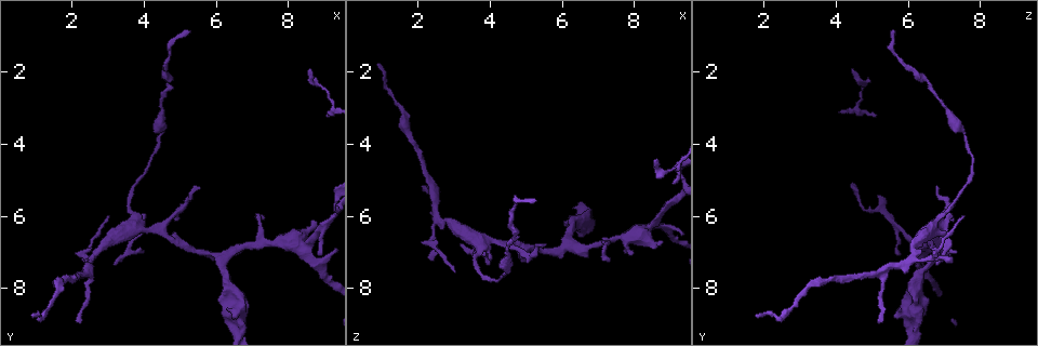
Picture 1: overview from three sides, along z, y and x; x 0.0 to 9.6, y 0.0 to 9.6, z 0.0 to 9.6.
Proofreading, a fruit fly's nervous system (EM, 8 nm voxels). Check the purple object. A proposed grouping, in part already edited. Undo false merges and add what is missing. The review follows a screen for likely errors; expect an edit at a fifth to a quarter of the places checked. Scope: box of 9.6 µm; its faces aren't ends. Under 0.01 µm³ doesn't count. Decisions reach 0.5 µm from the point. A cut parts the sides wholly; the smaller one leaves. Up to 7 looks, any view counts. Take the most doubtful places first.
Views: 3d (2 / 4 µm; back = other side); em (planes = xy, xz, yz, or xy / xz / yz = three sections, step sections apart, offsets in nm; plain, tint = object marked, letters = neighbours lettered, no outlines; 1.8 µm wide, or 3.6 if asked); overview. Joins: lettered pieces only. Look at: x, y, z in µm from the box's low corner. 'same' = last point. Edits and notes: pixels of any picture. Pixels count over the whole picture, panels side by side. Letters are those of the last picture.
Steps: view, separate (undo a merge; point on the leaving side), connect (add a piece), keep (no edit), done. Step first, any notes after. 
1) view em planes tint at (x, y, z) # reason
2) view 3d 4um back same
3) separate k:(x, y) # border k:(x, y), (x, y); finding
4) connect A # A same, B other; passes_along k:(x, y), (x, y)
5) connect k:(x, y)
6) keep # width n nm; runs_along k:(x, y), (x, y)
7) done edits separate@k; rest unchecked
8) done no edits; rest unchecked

view 3d 4um at (5.55, 5.25, 6.80) # tapers out

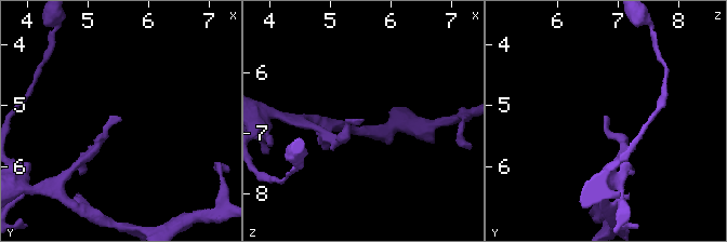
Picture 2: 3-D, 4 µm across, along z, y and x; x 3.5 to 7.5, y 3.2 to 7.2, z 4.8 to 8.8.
view em xy step 4 tint at (5.55, 5.20, 6.85)

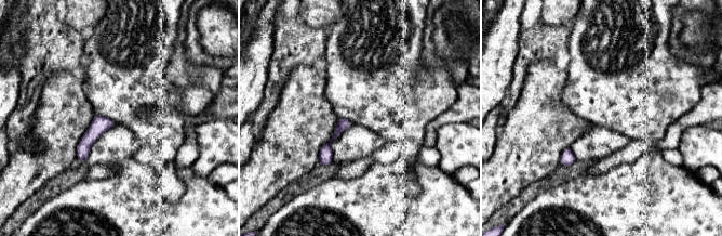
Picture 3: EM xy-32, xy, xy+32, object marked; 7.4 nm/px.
view em planes letters same # another direction

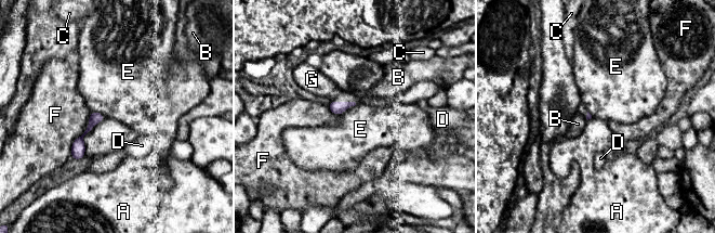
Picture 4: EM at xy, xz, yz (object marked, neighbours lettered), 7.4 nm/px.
keep # longest_contact F 380 nm; A other, B other, C other, D other, E other, F other, G other; border 4:(356, 104), (335, 115); no lettered piece goes on from it

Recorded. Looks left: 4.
view em planes tint at (8.60, 2.00, 4.40) # thin end

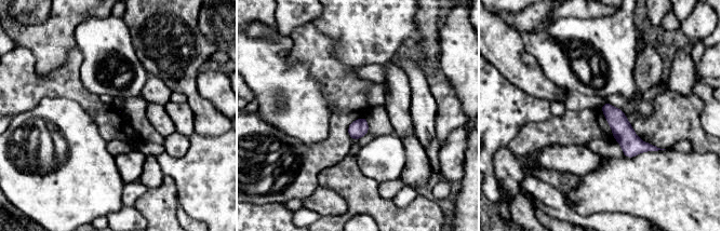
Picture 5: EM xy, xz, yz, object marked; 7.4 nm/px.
view em planes letters same

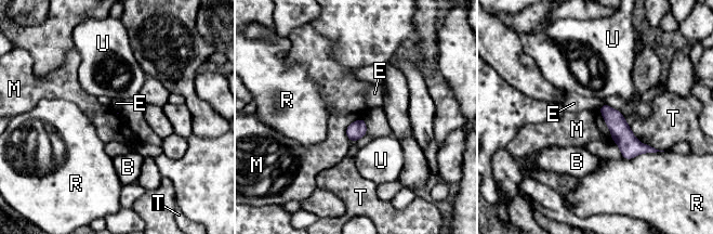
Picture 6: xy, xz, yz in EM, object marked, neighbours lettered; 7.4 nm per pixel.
keep # longest_contact T 320 nm; B other, E other, M other, R other, T other, U other; border 6:(350, 124), (346, 129), (346, 137); no lettered piece goes on from it

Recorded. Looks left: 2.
done no edits; rest unchecked

